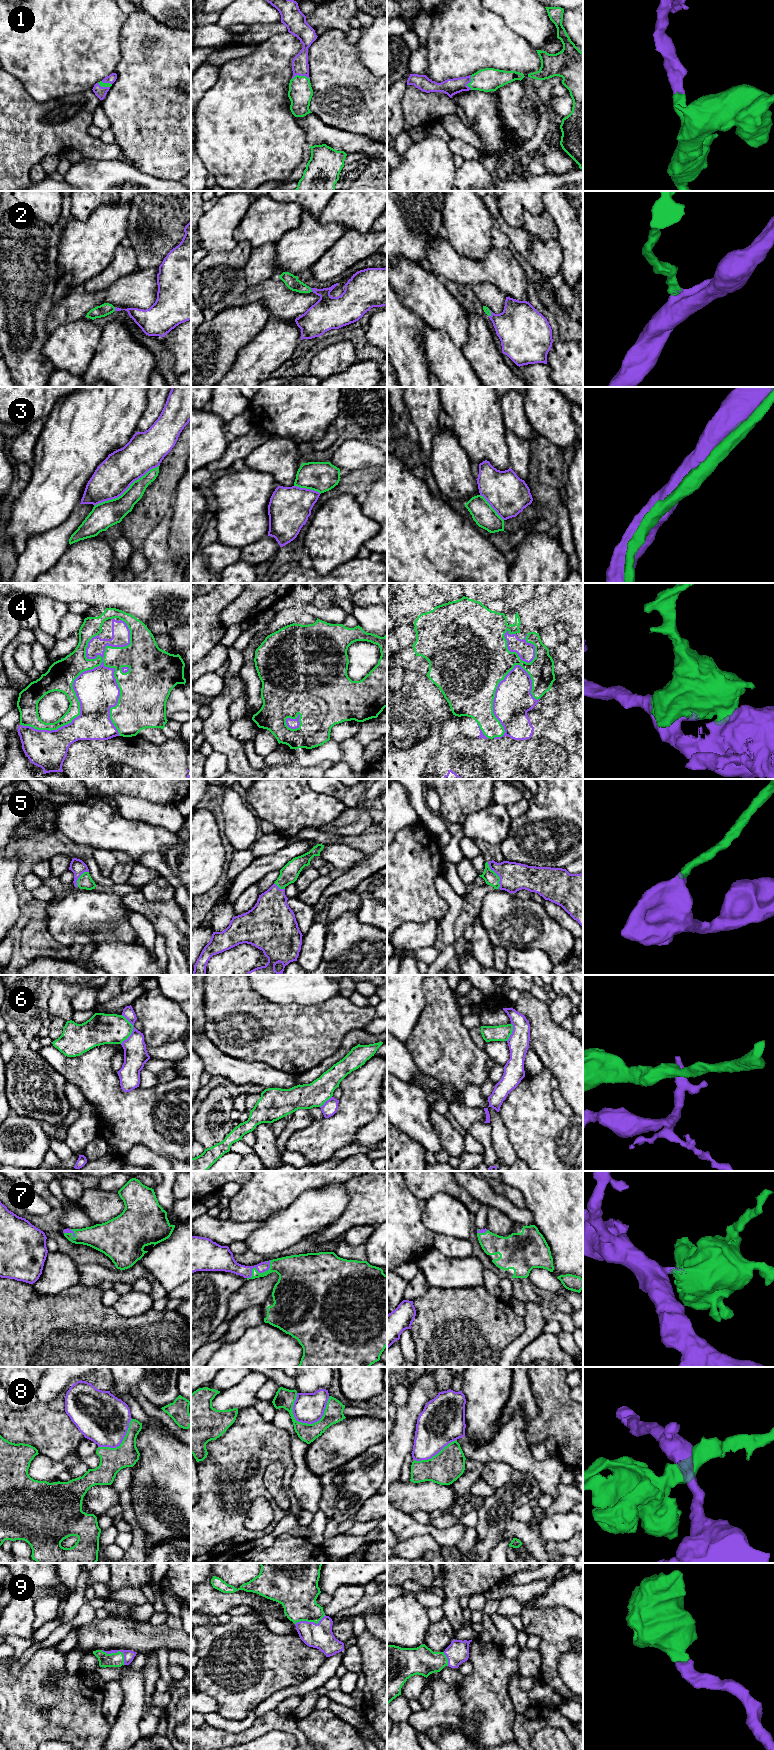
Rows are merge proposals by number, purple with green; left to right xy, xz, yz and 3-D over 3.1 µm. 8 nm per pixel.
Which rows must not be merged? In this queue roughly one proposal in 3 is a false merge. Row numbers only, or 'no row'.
4, 6, 8

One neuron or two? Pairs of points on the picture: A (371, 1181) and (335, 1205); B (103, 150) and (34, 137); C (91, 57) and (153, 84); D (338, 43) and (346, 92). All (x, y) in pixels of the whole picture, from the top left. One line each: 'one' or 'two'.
A: two
B: one
C: two
D: one

